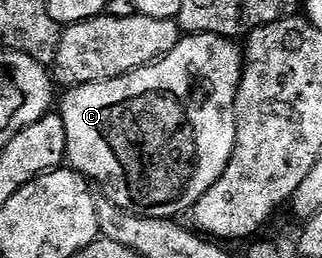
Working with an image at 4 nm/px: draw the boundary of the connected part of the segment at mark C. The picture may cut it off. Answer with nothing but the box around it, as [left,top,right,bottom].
[59,33,243,218]

